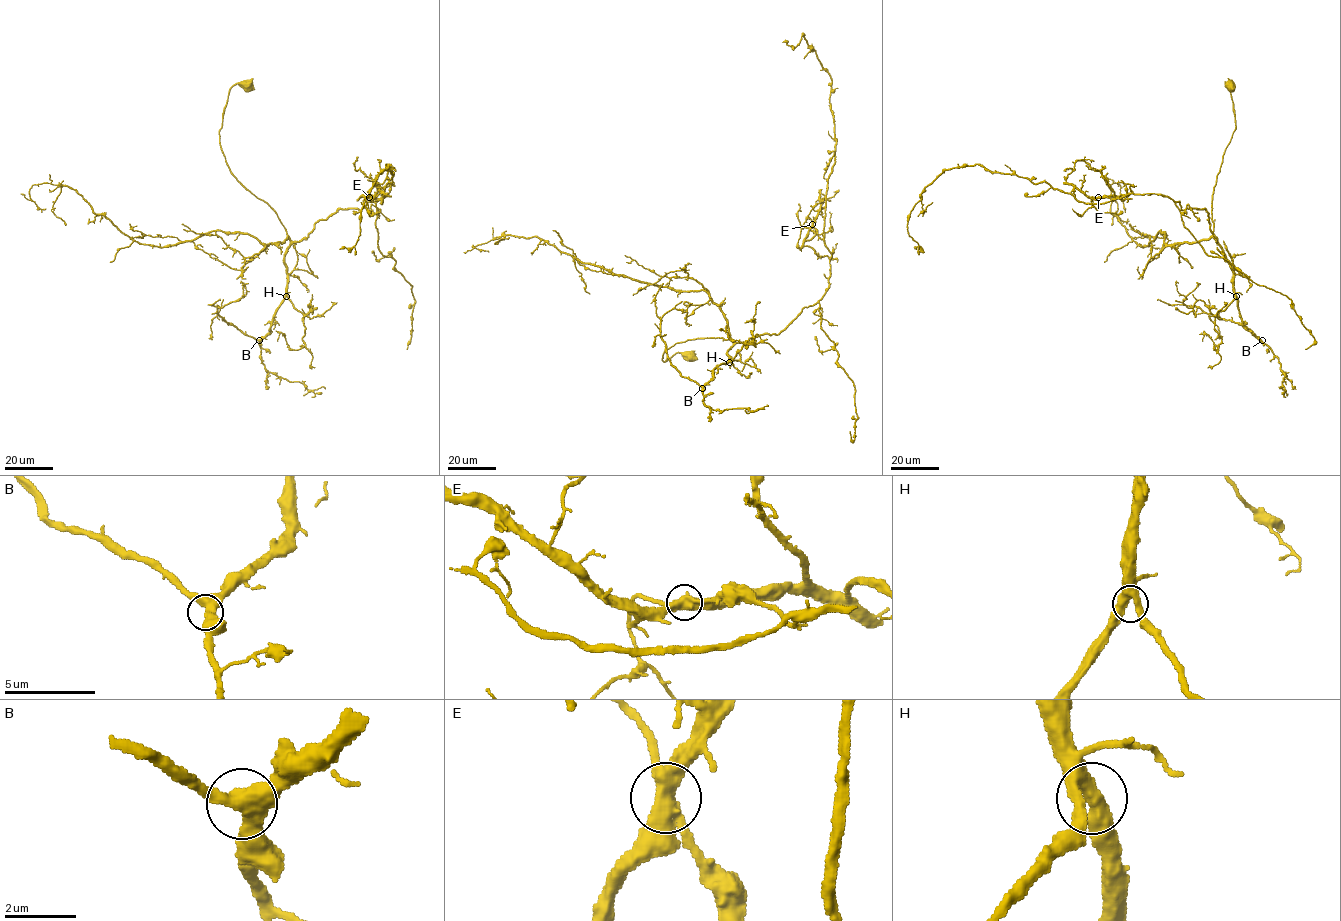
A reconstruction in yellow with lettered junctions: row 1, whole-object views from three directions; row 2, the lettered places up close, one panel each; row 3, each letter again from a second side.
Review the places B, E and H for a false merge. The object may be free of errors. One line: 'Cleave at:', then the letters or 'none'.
Cleave at: E

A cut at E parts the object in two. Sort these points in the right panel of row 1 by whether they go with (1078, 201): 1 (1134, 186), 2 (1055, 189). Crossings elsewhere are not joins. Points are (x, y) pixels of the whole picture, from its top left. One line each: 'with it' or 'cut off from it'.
1: cut off from it
2: with it

